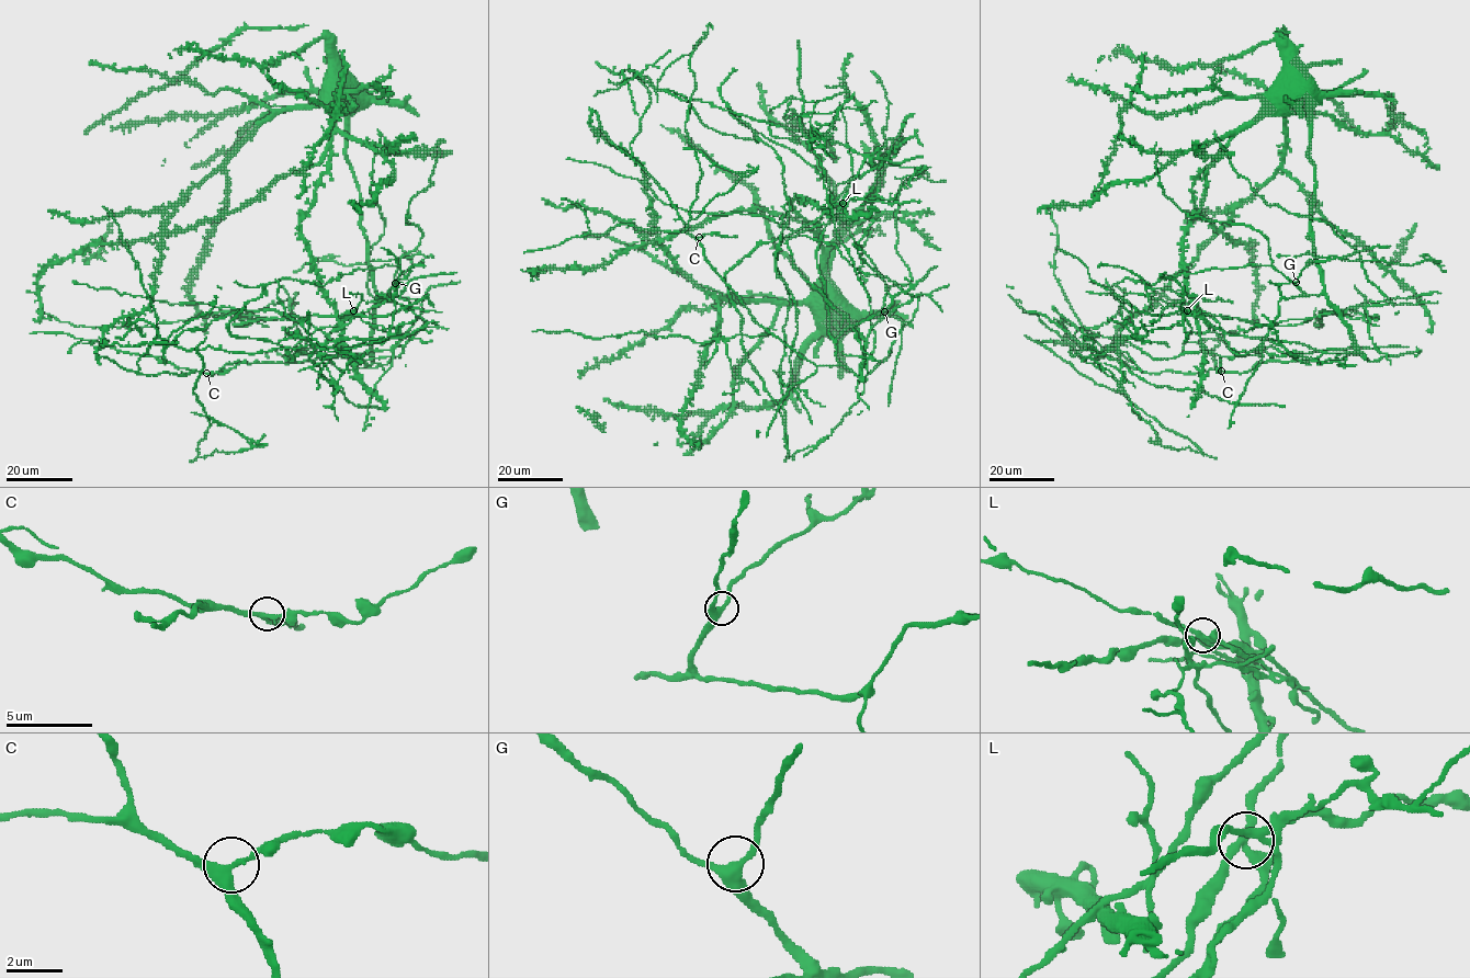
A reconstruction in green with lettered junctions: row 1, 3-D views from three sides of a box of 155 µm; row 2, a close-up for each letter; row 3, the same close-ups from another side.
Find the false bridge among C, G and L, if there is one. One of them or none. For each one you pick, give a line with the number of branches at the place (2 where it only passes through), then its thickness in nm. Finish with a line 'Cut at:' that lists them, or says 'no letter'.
L: 3 | 300 nm
Cut at: L

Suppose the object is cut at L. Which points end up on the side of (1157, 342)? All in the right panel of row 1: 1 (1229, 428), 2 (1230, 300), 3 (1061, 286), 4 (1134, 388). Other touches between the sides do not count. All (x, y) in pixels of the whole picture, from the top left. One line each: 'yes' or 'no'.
1: no
2: yes
3: no
4: yes

